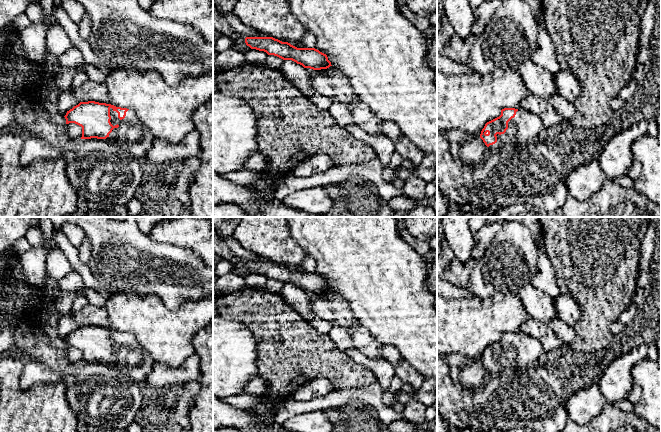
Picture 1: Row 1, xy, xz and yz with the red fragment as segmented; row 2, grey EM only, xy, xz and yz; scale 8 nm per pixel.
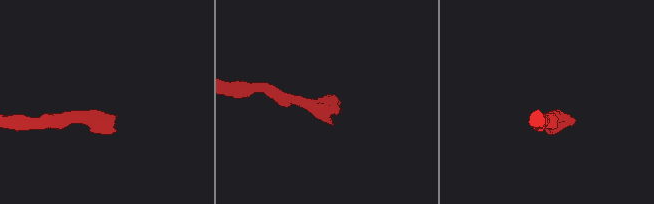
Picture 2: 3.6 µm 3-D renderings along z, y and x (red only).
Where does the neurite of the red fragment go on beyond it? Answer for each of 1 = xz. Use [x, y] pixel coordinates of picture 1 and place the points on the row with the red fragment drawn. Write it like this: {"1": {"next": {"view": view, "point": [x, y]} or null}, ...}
{"1": {"next": null}}

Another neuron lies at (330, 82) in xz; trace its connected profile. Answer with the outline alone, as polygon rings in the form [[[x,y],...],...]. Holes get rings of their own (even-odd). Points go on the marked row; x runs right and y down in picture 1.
[[[335,67],[313,70],[305,68],[310,76],[314,89],[332,101],[346,105],[350,109],[353,102],[360,101],[357,94],[349,83],[349,80]]]

